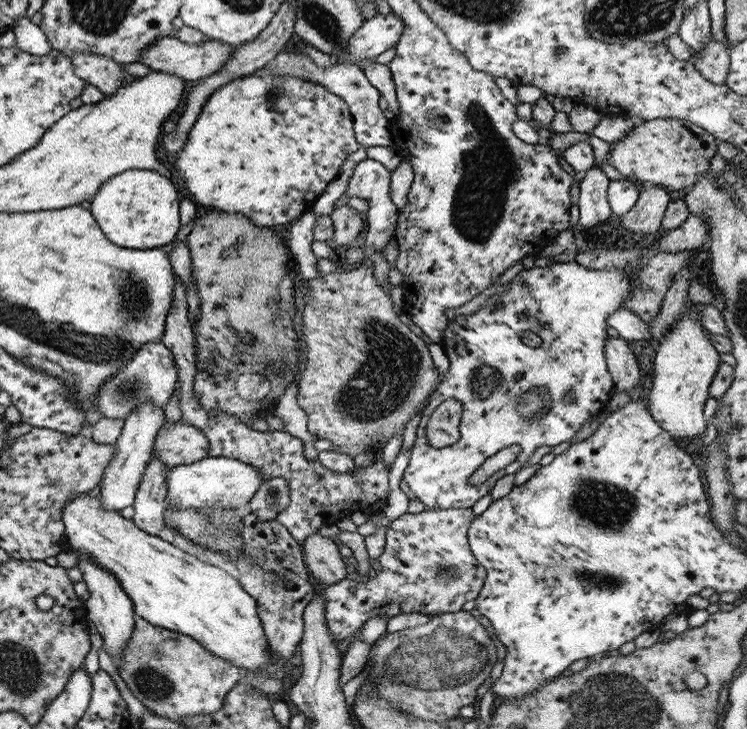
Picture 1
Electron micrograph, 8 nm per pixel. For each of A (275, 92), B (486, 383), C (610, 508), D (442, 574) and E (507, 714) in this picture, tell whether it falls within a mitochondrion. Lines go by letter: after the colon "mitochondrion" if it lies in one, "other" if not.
A: mitochondrion
B: mitochondrion
C: mitochondrion
D: mitochondrion
E: other

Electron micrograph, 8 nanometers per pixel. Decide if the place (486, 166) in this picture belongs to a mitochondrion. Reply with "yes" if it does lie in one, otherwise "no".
yes

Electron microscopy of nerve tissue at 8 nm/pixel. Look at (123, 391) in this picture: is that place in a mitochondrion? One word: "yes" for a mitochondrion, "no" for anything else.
yes

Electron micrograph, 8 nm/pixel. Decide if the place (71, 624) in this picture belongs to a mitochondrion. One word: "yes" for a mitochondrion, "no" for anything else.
no

